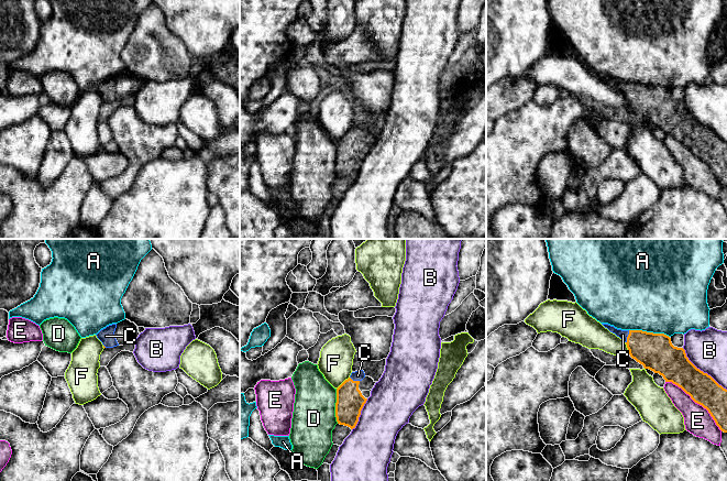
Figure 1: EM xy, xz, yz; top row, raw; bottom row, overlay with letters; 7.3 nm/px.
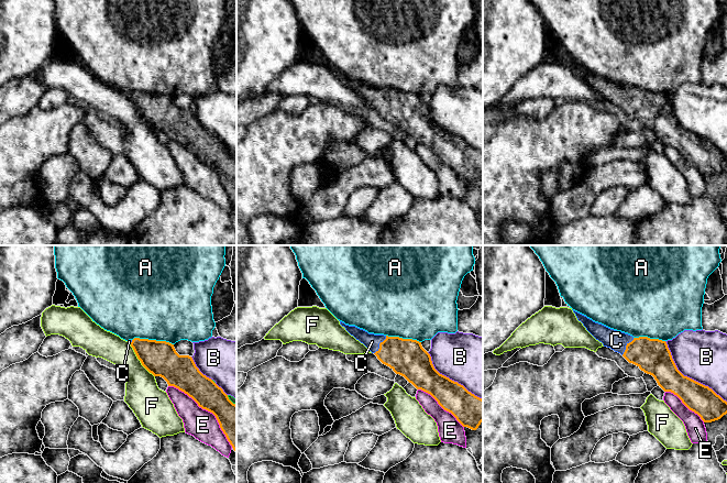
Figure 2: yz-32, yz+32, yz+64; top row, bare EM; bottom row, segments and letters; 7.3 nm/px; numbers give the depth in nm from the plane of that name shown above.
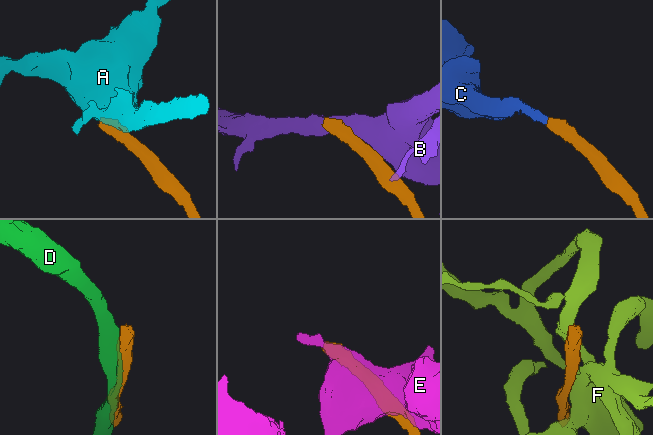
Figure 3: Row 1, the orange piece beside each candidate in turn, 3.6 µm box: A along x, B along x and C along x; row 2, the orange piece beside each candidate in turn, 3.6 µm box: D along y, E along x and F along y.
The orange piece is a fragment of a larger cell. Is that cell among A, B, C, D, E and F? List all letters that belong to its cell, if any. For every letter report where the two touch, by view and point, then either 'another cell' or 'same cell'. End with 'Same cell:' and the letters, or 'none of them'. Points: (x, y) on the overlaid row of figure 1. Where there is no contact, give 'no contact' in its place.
A: meets orange in yz at (649, 332); another cell
B: meets orange in yz at (702, 371); another cell
C: meets orange in yz at (627, 337); same cell
D: meets orange in xz at (336, 406); another cell
E: meets orange in yz at (696, 402); another cell
F: meets orange in xz at (342, 383); another cell
Same cell: C

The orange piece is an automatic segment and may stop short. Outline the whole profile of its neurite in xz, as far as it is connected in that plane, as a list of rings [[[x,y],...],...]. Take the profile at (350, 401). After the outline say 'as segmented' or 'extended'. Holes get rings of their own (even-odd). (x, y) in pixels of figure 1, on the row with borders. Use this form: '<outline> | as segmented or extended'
[[[363,370],[352,372],[350,378],[337,389],[337,422],[351,429],[355,428],[361,411],[367,401],[359,390],[359,384],[364,378]]] | extended

